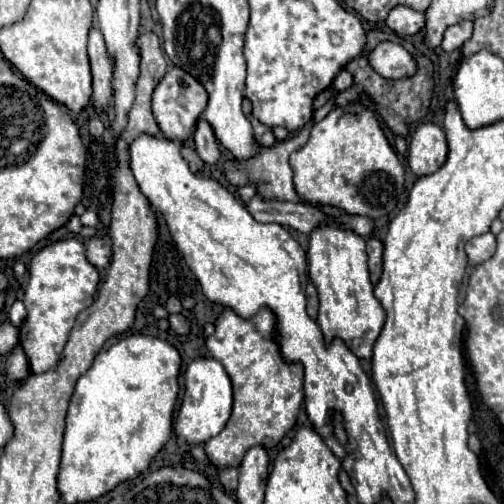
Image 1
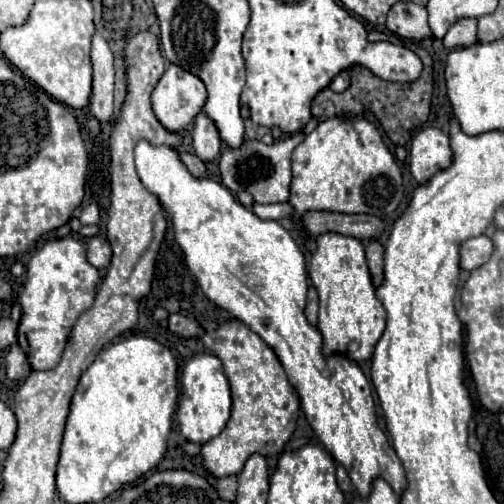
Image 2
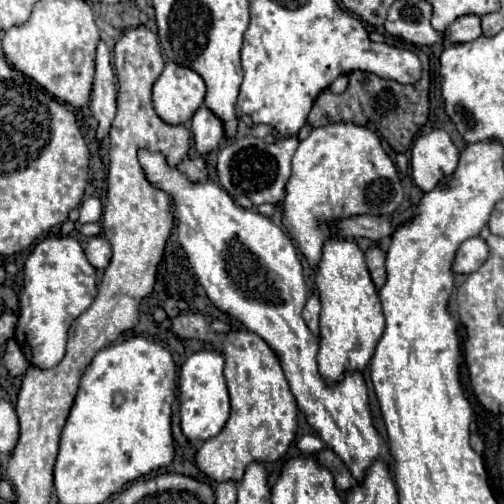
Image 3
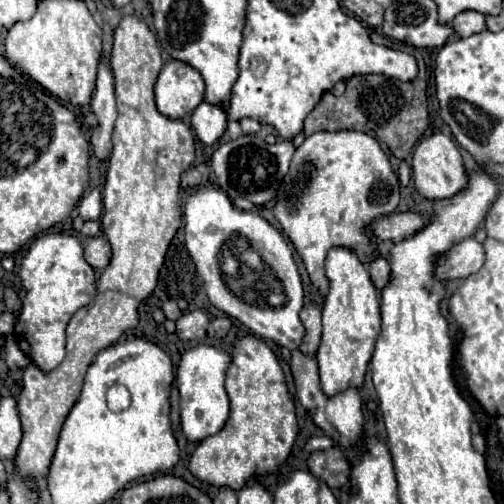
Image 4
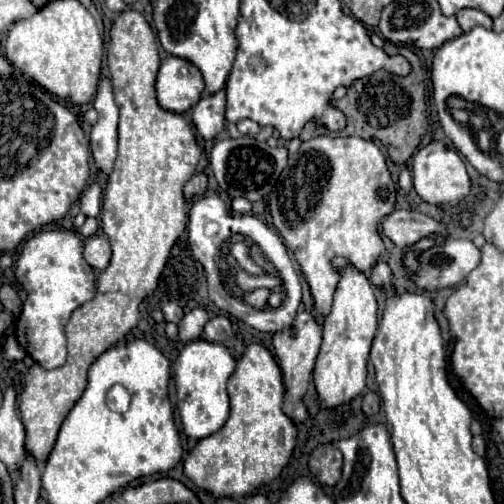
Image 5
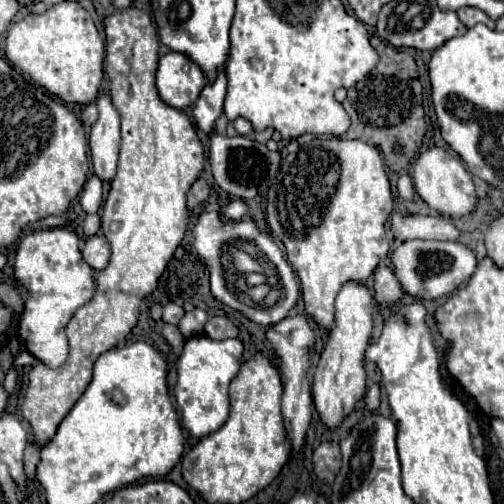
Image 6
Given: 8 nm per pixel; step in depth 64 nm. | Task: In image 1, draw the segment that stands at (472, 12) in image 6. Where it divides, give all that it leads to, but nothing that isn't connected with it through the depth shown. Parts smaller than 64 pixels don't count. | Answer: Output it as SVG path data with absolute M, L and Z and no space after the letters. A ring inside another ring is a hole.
M464 20L464 24L454 24L454 26L448 26L446 32L444 32L444 40L442 40L442 48L446 52L452 52L456 48L460 48L468 36L472 36L472 22L470 20Z

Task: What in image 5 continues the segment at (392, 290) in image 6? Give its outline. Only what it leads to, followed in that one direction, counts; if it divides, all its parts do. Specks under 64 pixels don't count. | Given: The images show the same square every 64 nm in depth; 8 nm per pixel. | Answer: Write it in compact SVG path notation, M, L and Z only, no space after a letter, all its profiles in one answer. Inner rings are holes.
M376 262L372 272L370 272L370 280L372 284L382 284L384 288L392 288L392 272L390 266L386 262Z

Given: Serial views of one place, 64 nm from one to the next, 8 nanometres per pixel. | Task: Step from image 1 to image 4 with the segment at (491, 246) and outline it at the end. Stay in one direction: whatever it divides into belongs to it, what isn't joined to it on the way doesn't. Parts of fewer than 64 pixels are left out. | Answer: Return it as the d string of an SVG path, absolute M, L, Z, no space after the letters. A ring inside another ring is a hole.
M468 238L458 242L444 256L440 256L436 264L436 278L438 280L466 278L478 272L482 264L484 264L484 246L476 238Z

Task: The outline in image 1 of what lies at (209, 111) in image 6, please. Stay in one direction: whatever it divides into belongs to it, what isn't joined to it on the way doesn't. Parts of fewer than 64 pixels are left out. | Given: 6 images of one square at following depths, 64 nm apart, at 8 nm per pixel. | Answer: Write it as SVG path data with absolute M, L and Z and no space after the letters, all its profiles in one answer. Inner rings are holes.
M200 120L194 132L194 142L196 142L196 152L206 164L216 164L220 160L220 148L214 138L214 132L206 120Z

